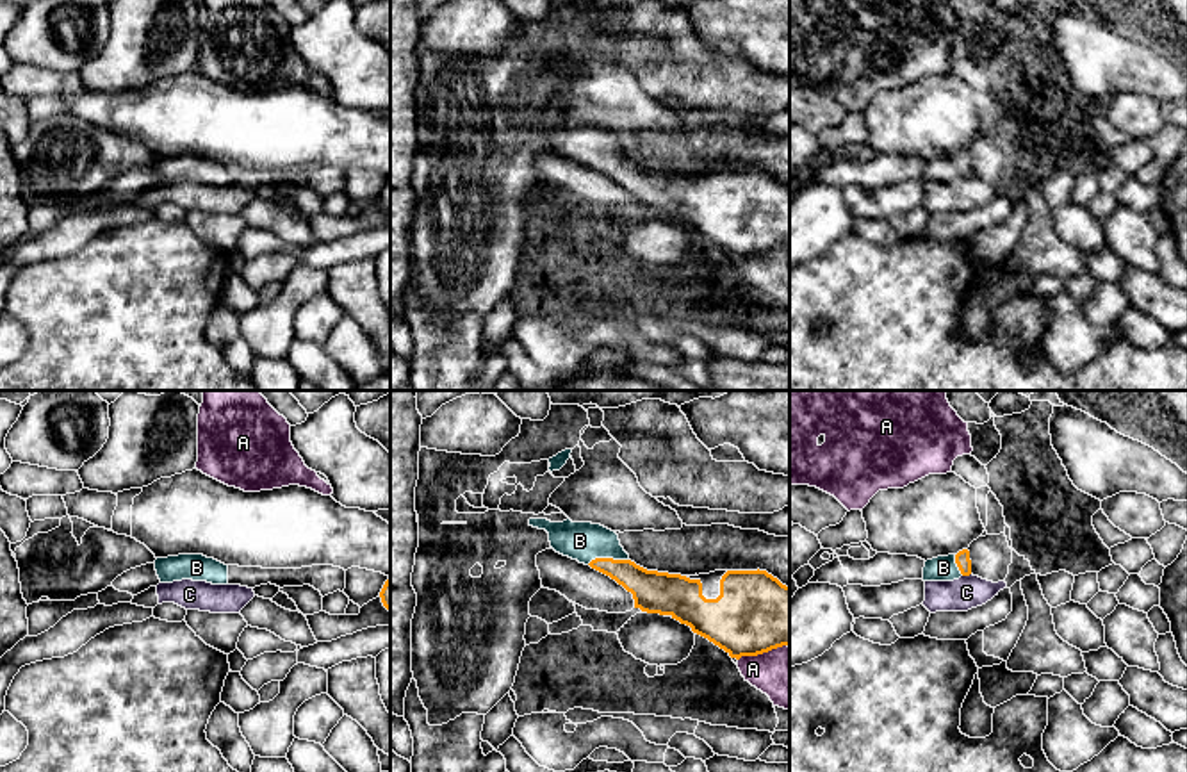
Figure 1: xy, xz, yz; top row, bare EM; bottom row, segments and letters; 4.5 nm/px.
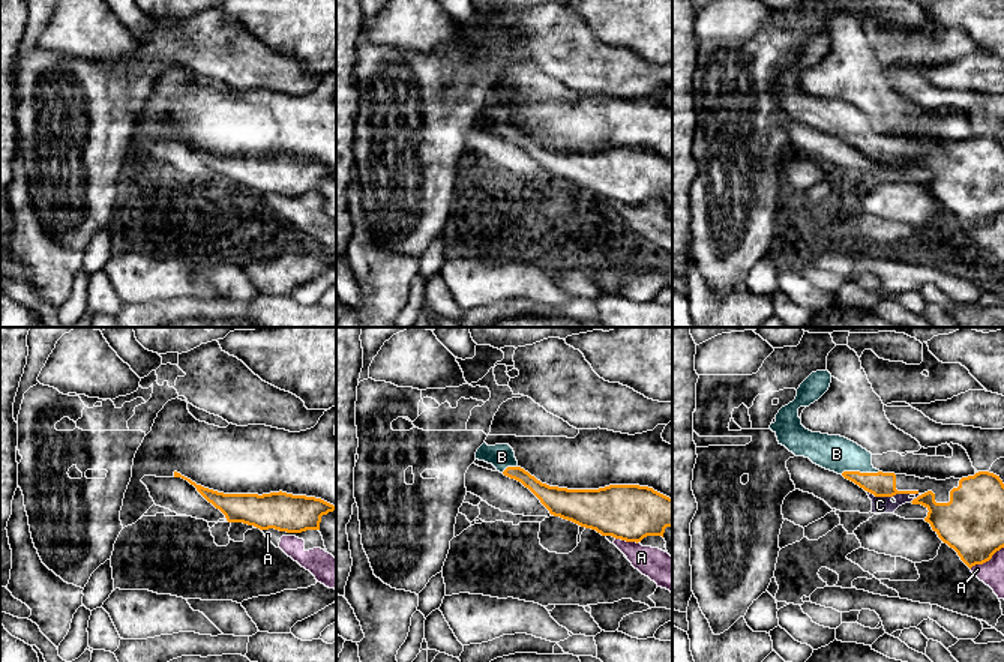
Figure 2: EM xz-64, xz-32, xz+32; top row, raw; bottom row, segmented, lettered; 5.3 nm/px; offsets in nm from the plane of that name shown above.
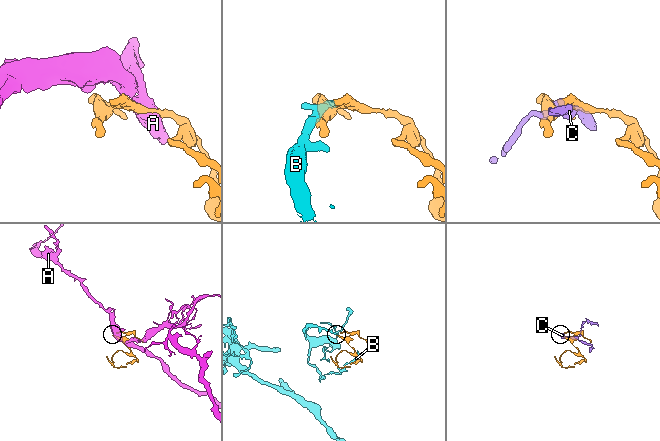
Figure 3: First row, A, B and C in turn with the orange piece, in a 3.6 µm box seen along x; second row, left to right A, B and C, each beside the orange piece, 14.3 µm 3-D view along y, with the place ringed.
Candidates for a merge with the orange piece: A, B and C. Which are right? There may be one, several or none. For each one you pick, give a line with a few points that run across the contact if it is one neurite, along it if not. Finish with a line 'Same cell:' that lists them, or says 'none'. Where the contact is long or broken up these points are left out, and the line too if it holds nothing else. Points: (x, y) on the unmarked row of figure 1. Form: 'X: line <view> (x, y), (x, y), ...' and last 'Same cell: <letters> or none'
B: line xz (651, 191), (606, 159), (592, 145), (580, 141)
Same cell: B

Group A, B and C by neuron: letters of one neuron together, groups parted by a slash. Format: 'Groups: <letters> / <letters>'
Groups: A / B / C

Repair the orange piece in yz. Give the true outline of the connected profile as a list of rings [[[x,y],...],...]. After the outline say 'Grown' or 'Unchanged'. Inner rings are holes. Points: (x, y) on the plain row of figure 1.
[[[962,150],[957,155],[927,160],[923,168],[923,182],[954,182],[970,175],[971,160],[968,150]]]. Grown

